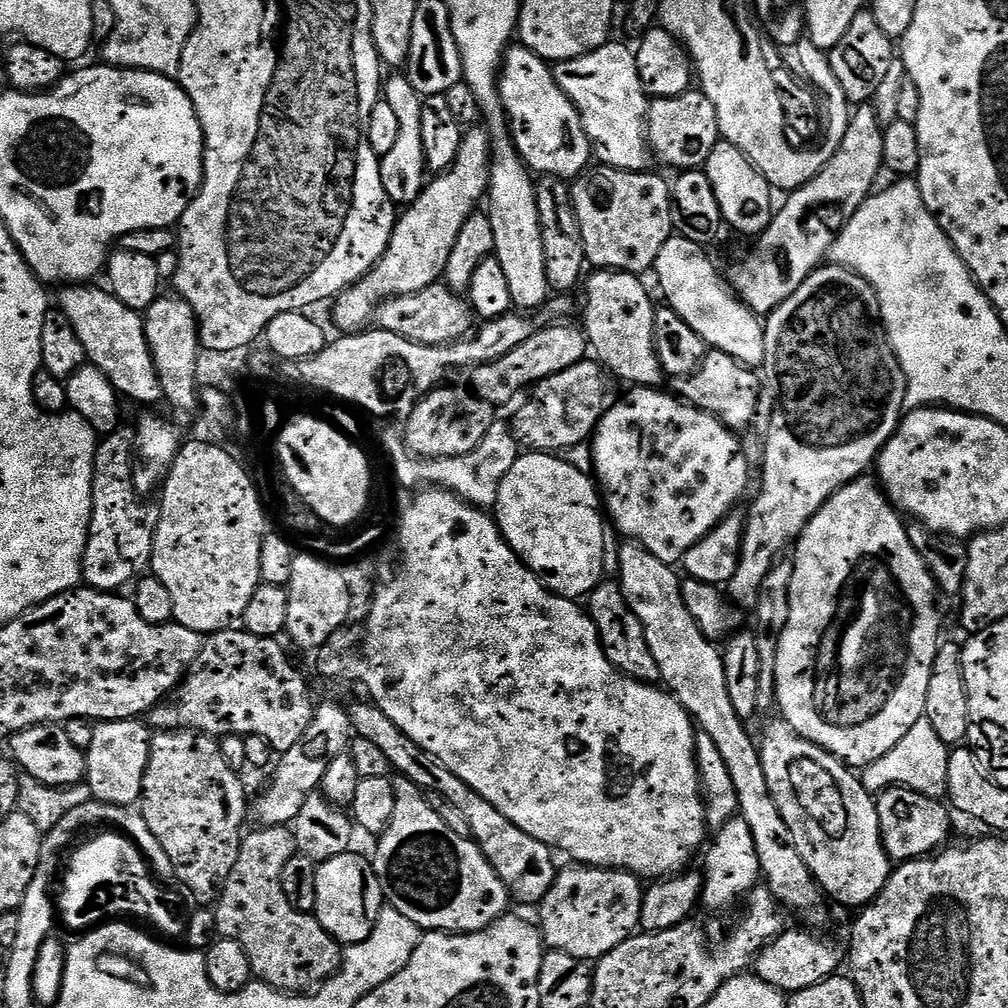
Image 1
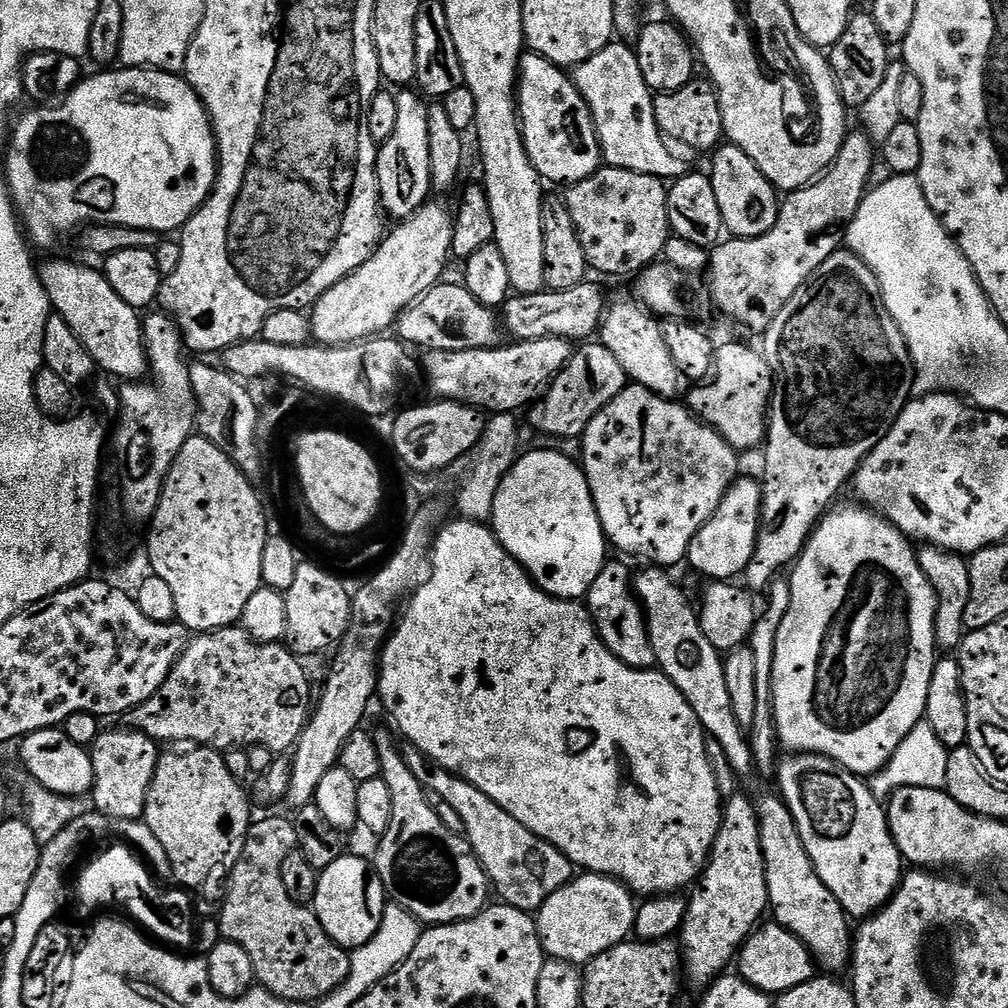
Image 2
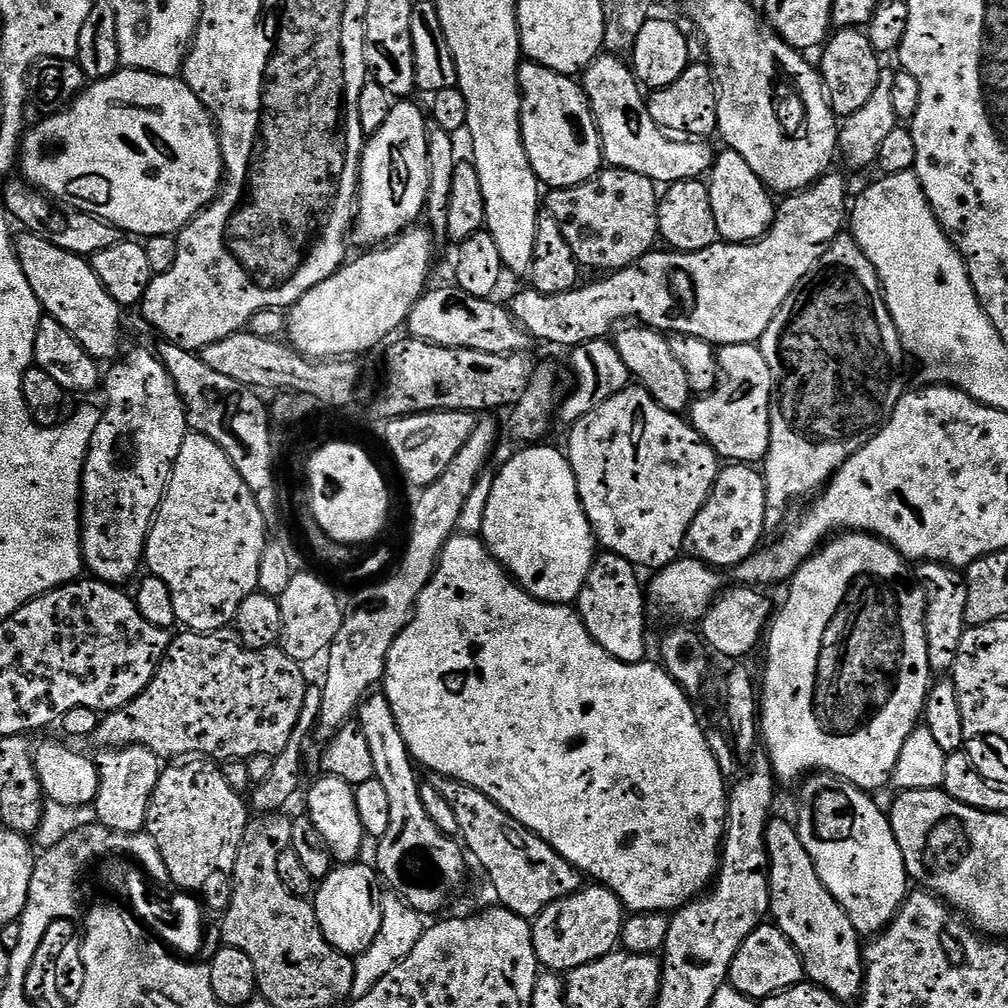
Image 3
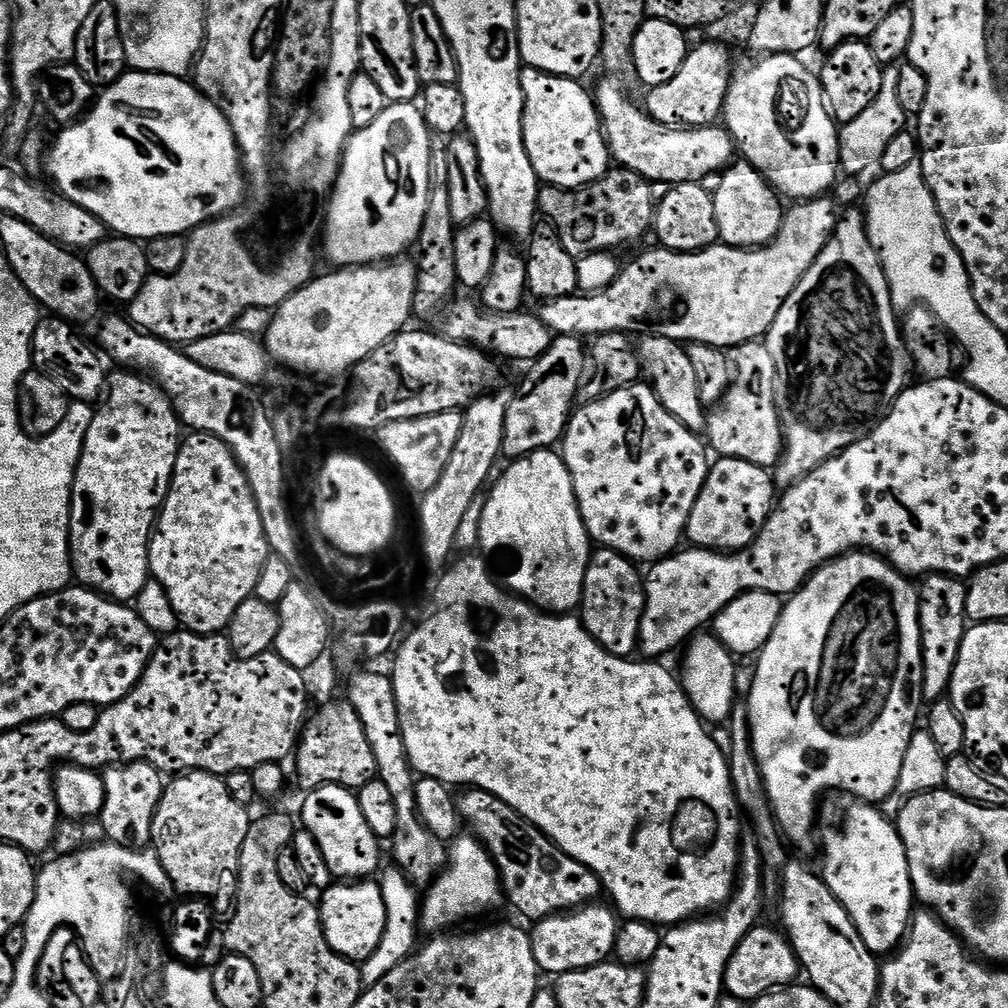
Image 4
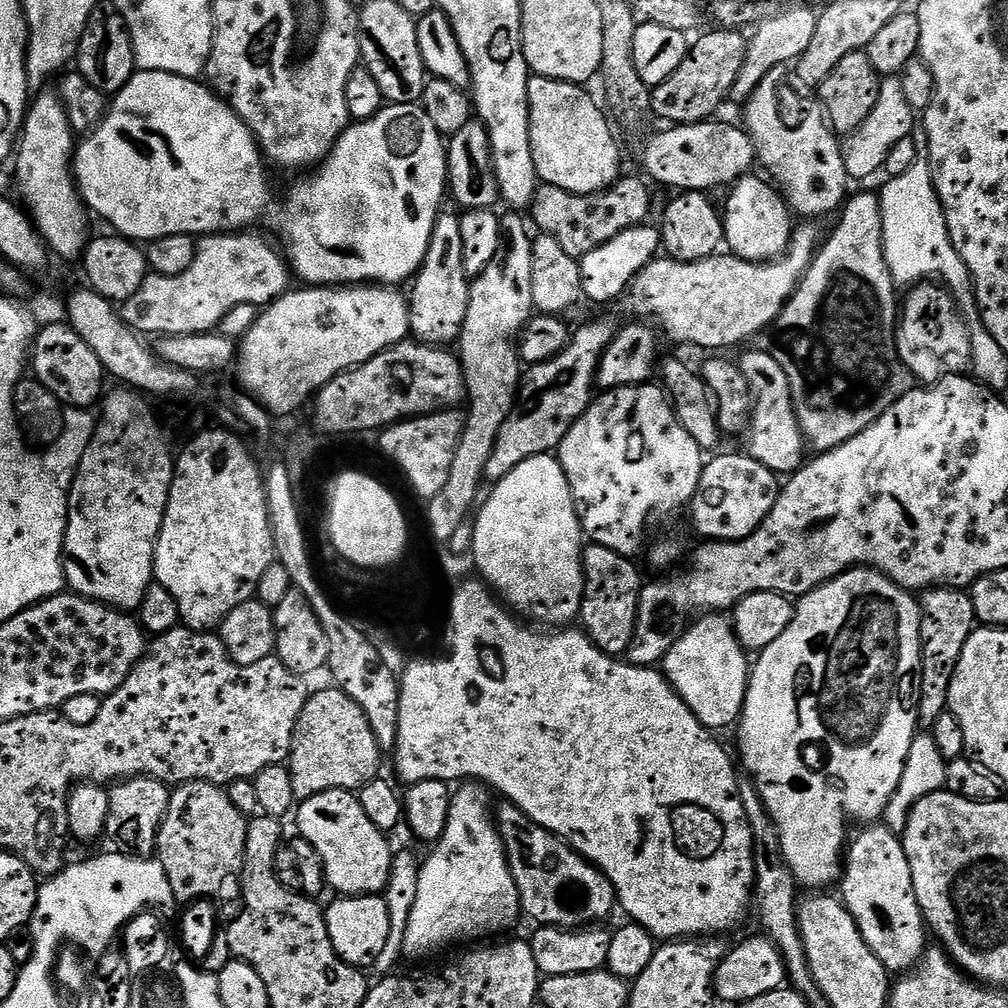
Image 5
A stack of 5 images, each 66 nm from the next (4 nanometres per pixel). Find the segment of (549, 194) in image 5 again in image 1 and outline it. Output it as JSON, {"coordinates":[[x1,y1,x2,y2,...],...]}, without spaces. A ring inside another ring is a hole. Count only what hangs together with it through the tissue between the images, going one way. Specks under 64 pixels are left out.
{"coordinates":[[607,166,594,168,575,177,570,184,578,226,582,230,585,261,596,270,644,274,653,267,666,240,674,235,669,181,655,176,652,170,627,172]]}

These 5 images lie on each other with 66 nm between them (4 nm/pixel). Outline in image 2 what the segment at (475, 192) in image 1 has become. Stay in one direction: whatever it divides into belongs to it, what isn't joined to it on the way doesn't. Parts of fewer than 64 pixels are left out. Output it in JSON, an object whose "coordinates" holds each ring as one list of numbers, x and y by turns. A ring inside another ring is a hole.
{"coordinates":[[424,203,417,212,401,219,396,229,389,231,376,252,365,264,358,266,342,282,330,286,326,294,316,299,310,308,311,335,321,345,339,346,342,344,359,344,361,340,375,337,395,325,396,319,412,305,422,294,426,294,435,284,441,283,444,267,452,256,452,225,454,216,440,204]]}

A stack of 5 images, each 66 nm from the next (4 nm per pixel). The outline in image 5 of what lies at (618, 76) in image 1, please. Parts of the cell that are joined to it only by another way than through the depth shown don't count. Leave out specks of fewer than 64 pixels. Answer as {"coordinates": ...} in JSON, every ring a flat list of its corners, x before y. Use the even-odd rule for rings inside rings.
{"coordinates":[[681,124,660,132,644,148,644,168,660,184,672,190,704,192,719,184,731,186,753,171,756,147,743,127,732,124]]}

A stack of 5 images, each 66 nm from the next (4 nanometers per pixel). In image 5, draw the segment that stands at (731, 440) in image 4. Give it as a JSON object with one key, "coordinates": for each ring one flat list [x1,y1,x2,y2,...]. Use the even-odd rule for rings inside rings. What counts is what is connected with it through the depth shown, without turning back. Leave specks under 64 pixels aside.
{"coordinates":[[768,350,748,352,744,357,739,357,738,363,742,374,746,374,748,391,752,398,750,427,746,432,747,451,774,473,791,474,797,471,806,460,806,441,798,418,792,413,792,395,782,366,778,366]]}

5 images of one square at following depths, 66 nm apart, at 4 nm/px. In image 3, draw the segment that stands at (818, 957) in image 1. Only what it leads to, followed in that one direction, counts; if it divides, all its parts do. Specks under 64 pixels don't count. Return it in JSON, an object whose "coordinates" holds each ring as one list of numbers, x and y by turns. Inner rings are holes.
{"coordinates":[[761,922,748,935,746,942,742,942,738,954,734,954,727,983,743,996,749,996,751,1000,759,1002,773,996,775,992,784,992,794,987,804,979,804,963,790,938,786,938,786,934,782,934,782,930,777,928,775,923]]}

